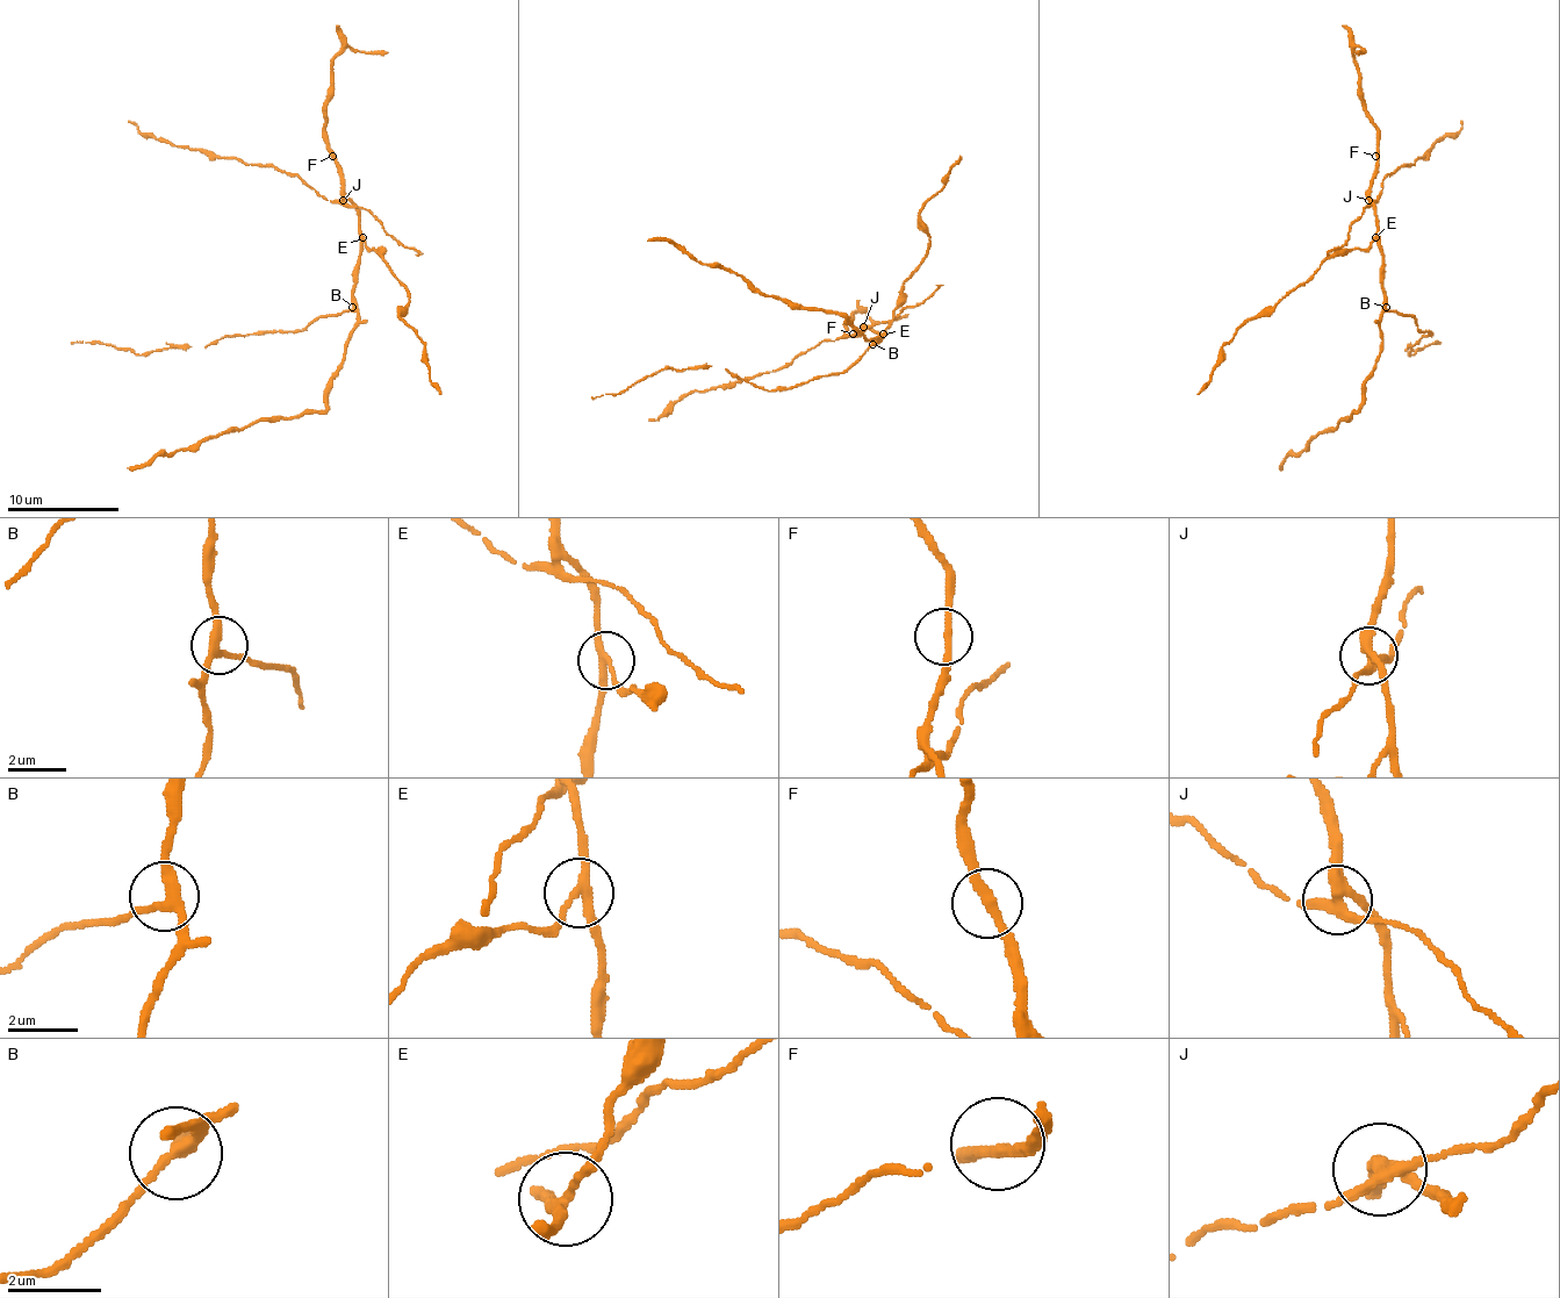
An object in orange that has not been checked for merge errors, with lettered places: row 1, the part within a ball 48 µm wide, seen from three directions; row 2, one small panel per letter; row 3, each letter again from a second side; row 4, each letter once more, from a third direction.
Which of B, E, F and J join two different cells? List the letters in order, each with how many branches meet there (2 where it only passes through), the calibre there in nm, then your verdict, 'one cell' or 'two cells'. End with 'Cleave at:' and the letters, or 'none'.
B: 3 | 280 nm | one cell
E: 3 | 220 nm | two cells
F: 2 | 260 nm | one cell
J: 4 | 320 nm | two cells
Cleave at: E, J

